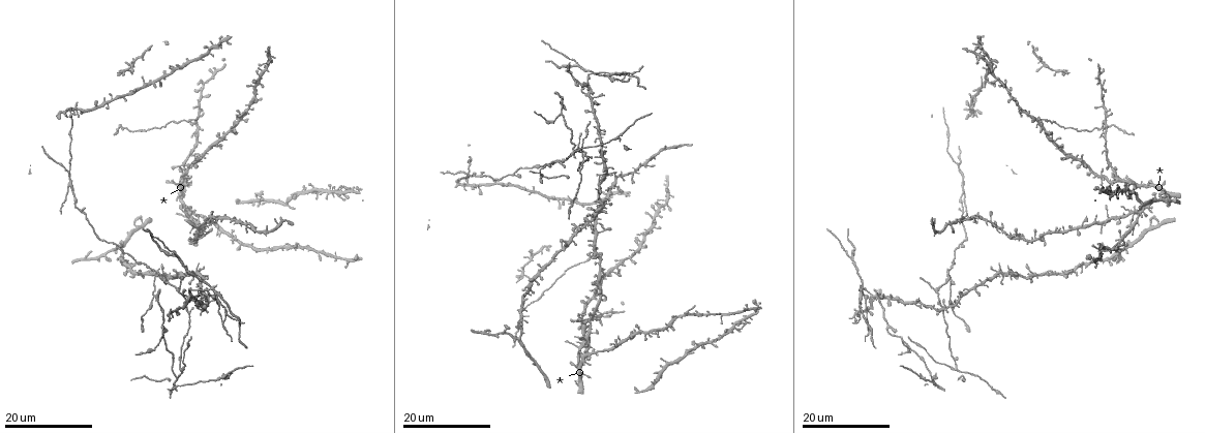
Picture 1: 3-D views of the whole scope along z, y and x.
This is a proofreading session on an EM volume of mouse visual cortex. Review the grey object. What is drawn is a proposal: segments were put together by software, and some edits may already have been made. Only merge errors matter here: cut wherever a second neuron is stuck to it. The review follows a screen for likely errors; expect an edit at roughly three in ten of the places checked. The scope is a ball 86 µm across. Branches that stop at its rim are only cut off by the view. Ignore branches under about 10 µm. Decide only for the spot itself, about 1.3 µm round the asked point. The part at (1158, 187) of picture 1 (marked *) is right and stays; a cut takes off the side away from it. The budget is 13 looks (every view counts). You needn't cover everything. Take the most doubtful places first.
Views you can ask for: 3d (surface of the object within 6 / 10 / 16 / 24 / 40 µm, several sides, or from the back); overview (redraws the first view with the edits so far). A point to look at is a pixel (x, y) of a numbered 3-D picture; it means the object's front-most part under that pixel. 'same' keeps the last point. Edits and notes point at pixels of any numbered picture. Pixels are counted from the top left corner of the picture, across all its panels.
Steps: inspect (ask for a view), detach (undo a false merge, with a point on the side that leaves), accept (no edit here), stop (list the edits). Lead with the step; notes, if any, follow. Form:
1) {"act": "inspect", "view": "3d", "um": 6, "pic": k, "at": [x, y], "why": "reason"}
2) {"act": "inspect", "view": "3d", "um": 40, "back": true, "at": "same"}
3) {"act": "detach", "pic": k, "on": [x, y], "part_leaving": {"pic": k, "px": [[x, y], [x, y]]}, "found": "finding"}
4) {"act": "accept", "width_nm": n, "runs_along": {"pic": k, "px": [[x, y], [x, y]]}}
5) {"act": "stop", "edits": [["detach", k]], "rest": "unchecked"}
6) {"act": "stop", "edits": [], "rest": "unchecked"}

{"act": "inspect", "view": "3d", "um": 24, "pic": 1, "at": [190, 315]}

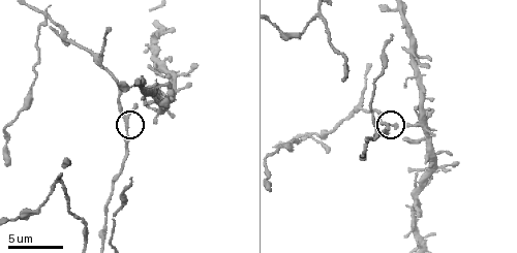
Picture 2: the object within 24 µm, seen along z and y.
{"act": "inspect", "view": "3d", "um": 10, "pic": 2, "at": [126, 117]}

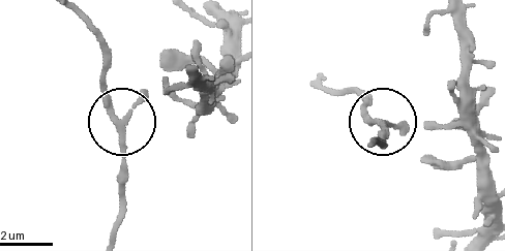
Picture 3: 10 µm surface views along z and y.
{"act": "accept", "side_arm_um": 59, "arms": 3, "found": "one neuron here"}

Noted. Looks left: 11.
{"act": "inspect", "view": "3d", "um": 24, "pic": 1, "at": [958, 368], "why": "two arms in line, one across"}

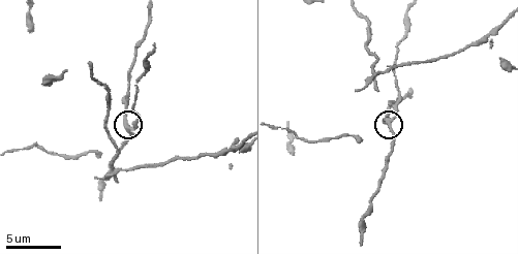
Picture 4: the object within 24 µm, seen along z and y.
{"act": "inspect", "view": "3d", "um": 6, "pic": 4, "at": [392, 121]}

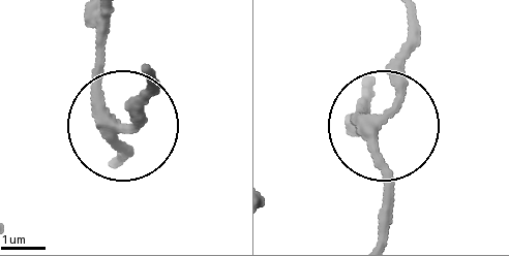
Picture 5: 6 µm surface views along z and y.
{"act": "inspect", "view": "3d", "um": 6, "back": true, "pic": 5, "at": [118, 128]}

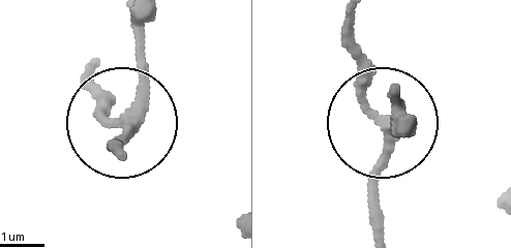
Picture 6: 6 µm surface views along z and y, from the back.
{"act": "accept", "arms": 3, "found": "one neuron here"}

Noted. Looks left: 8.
{"act": "inspect", "view": "3d", "um": 16, "pic": 1, "at": [597, 224], "why": "four or more arms meet"}

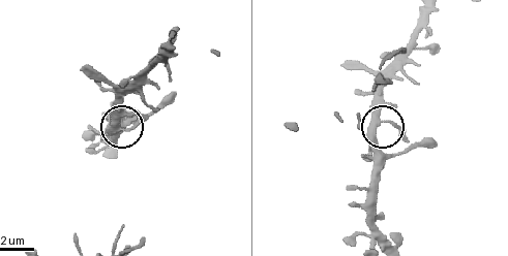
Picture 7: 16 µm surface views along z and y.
{"act": "inspect", "view": "3d", "um": 10, "pic": 7, "at": [124, 131]}

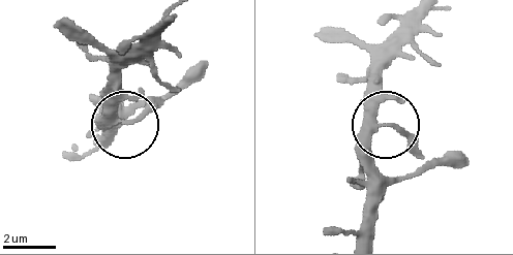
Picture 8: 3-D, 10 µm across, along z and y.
{"act": "accept", "arms": 4, "found": "one neuron here"}

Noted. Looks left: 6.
{"act": "inspect", "view": "3d", "um": 24, "pic": 1, "at": [592, 348], "why": "four-way junction"}

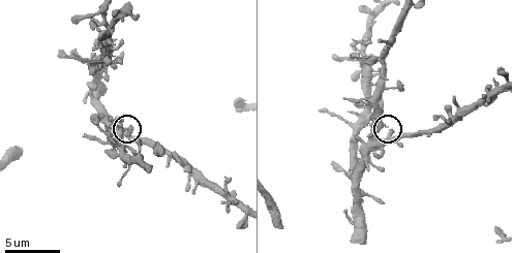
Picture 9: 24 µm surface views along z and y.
{"act": "inspect", "view": "3d", "um": 10, "pic": 9, "at": [390, 136]}

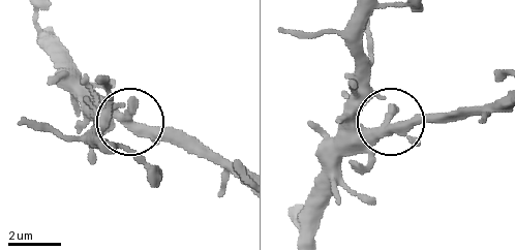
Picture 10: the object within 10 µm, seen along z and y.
{"act": "accept", "runs_along": {"pic": 10, "px": [[313, 232], [317, 192], [340, 159], [393, 122], [451, 119]]}, "found": "one neuron here"}

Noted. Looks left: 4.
{"act": "inspect", "view": "3d", "um": 24, "pic": 1, "at": [871, 295], "why": "four or more arms meet"}

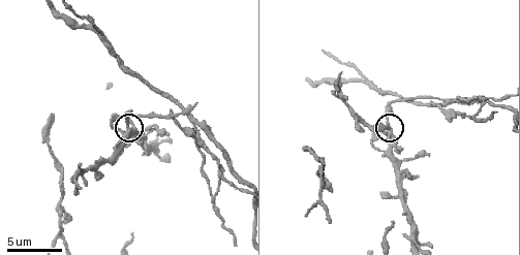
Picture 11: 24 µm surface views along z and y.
{"act": "inspect", "view": "3d", "um": 6, "pic": 11, "at": [128, 128], "why": "closer look"}

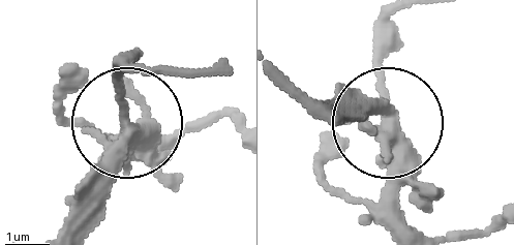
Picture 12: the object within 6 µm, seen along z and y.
{"act": "accept", "found": "continuous, no second neuron"}

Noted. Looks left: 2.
{"act": "inspect", "view": "3d", "um": 6, "pic": 2, "at": [347, 116], "why": "sudden change in width"}

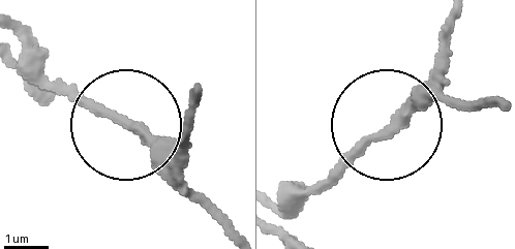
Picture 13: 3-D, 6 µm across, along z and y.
{"act": "inspect", "view": "3d", "um": 6, "back": true, "pic": 13, "at": [133, 126]}

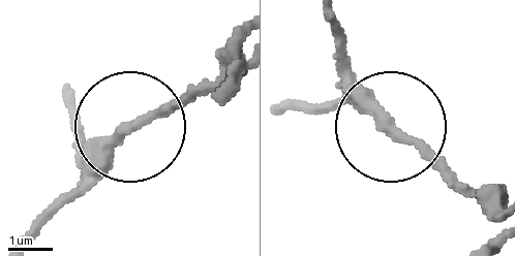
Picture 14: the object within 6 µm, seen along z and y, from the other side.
{"act": "detach", "pic": 14, "on": [144, 122], "part_leaving": {"pic": 14, "px": [[107, 153], [180, 108], [236, 41]]}, "found": "two neurons meet here"}

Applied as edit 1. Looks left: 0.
{"act": "stop", "edits": [["detach", 14]], "rest": "unchecked"}

